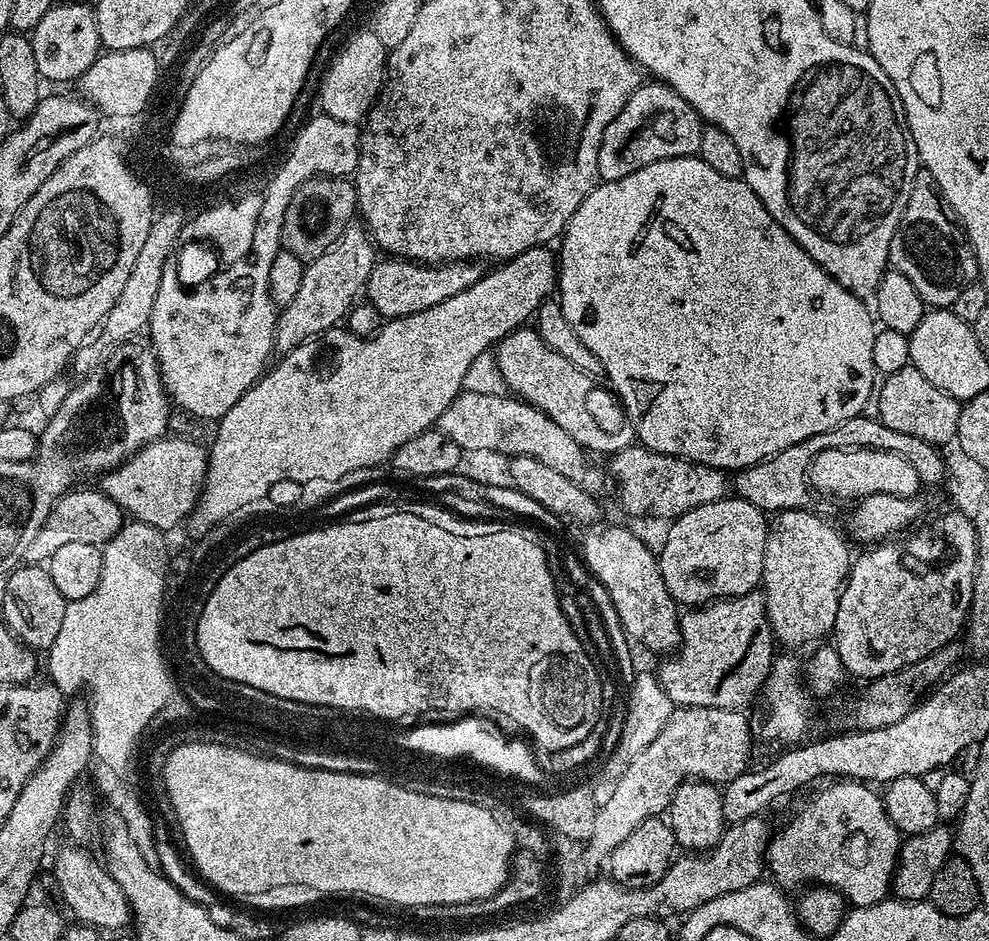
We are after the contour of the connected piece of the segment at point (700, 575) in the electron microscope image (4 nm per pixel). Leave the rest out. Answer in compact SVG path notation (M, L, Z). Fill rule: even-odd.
M725 498L710 502L710 506L698 506L677 516L667 528L658 559L662 582L666 582L666 590L677 605L703 606L730 596L744 596L761 587L770 520L749 500Z

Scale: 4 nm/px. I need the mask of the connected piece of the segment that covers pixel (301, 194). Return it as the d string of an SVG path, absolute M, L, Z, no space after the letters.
M313 176L294 190L294 198L290 198L290 206L286 206L280 239L283 251L294 254L305 262L317 260L340 239L340 235L353 223L357 212L356 186L351 179Z

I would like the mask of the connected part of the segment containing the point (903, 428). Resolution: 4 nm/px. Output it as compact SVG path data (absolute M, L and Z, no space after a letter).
M909 366L884 376L874 396L874 408L875 404L875 415L890 426L890 430L898 430L898 434L910 434L910 438L922 438L922 442L937 446L952 444L956 440L961 401L938 390L934 382L922 375L922 370Z

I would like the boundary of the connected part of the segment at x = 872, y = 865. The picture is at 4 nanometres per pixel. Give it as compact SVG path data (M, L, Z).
M848 778L829 784L829 788L814 793L781 826L780 833L771 837L767 871L784 890L807 884L823 886L836 888L849 905L861 908L876 904L889 895L892 887L902 834L890 822L881 793L875 792L875 787Z

